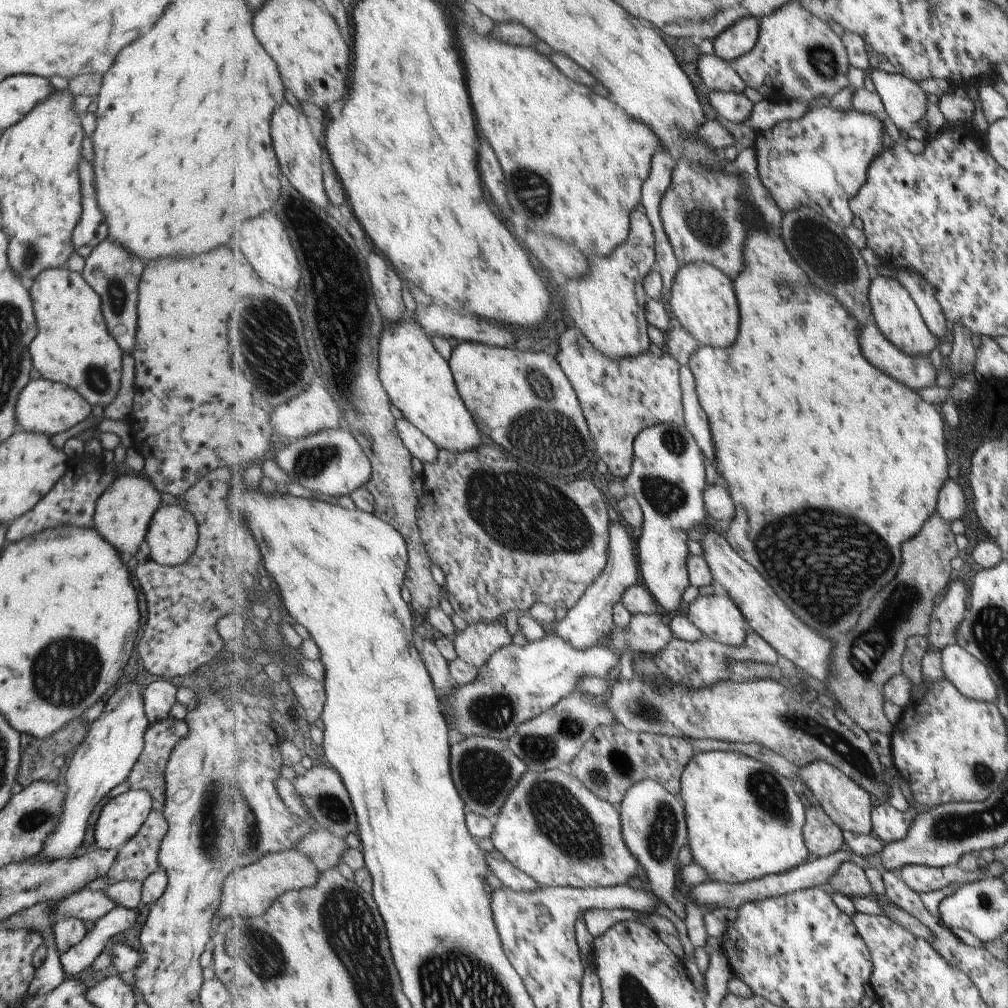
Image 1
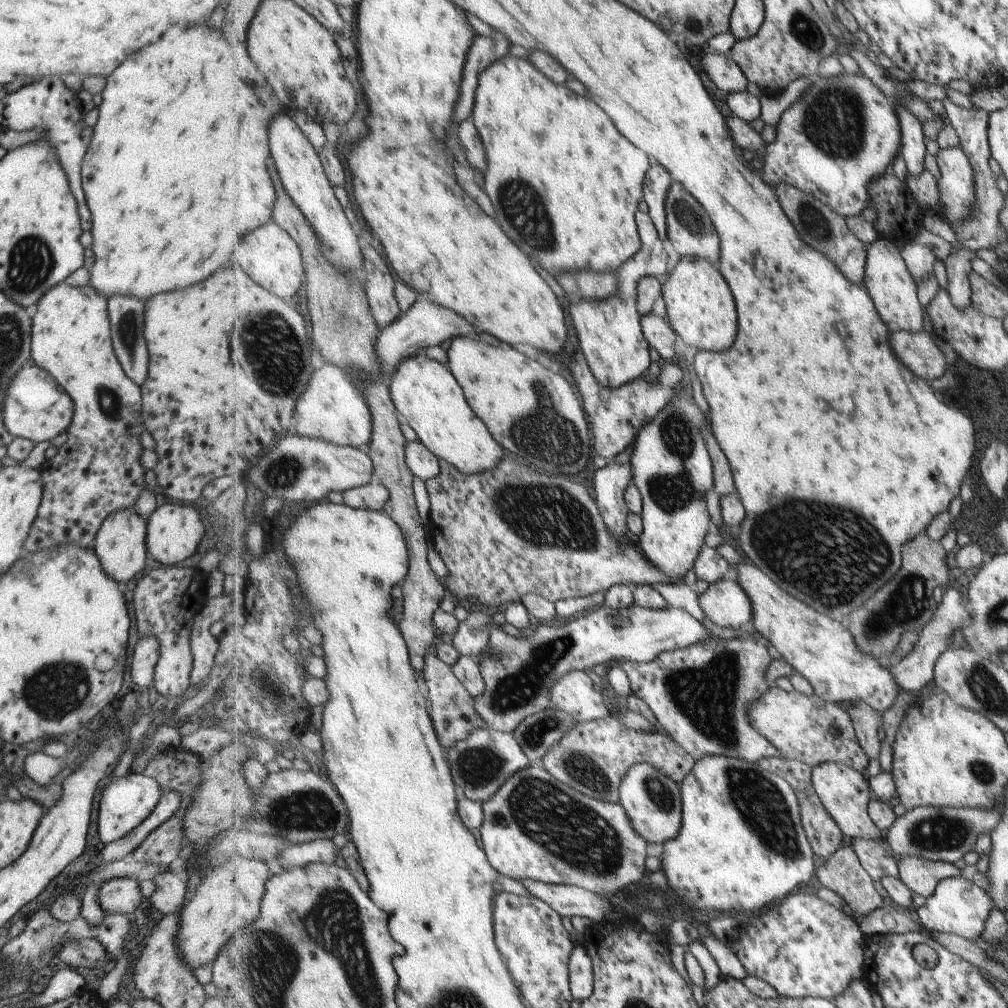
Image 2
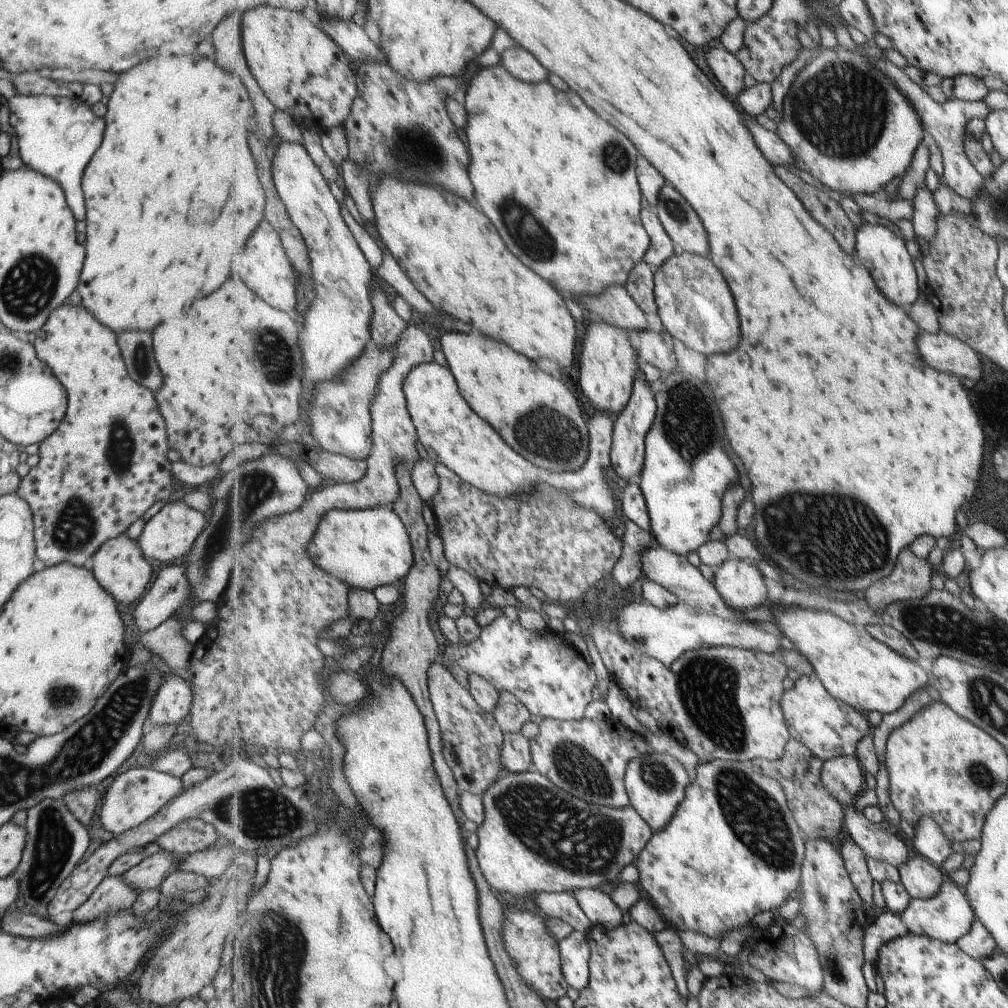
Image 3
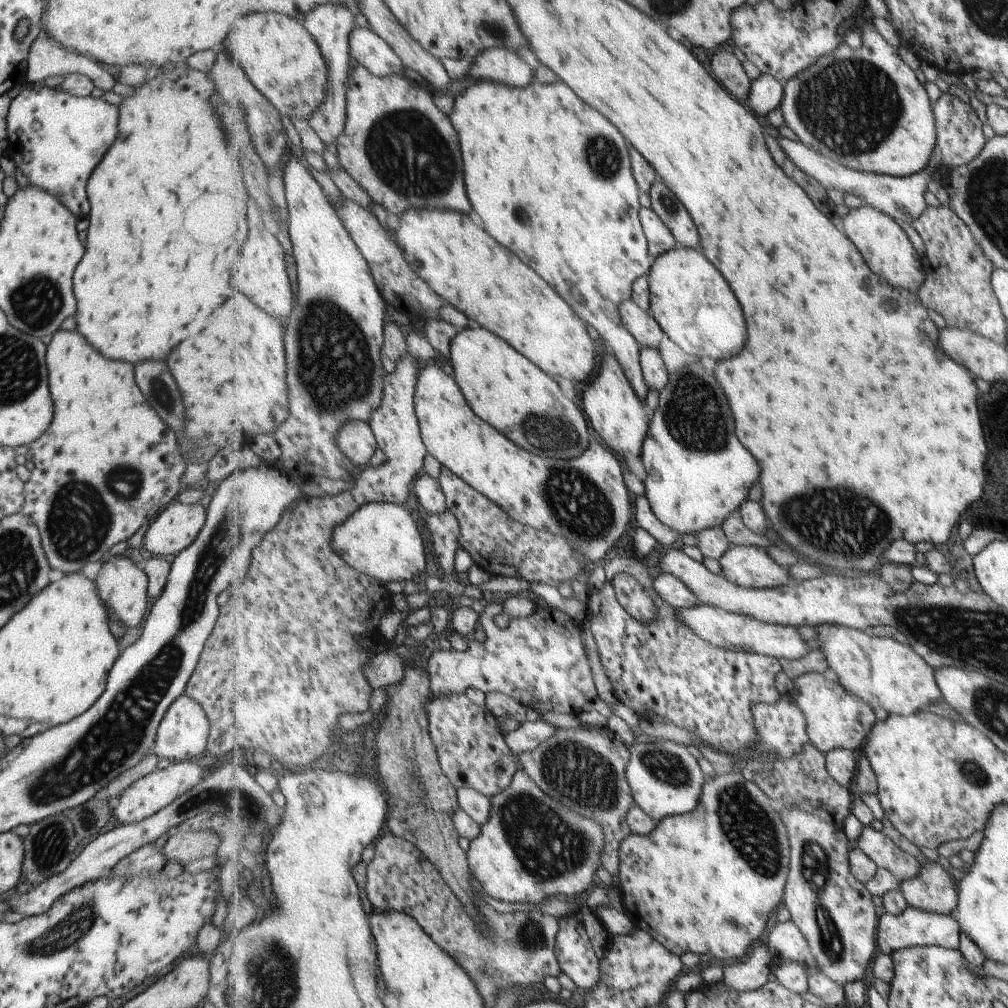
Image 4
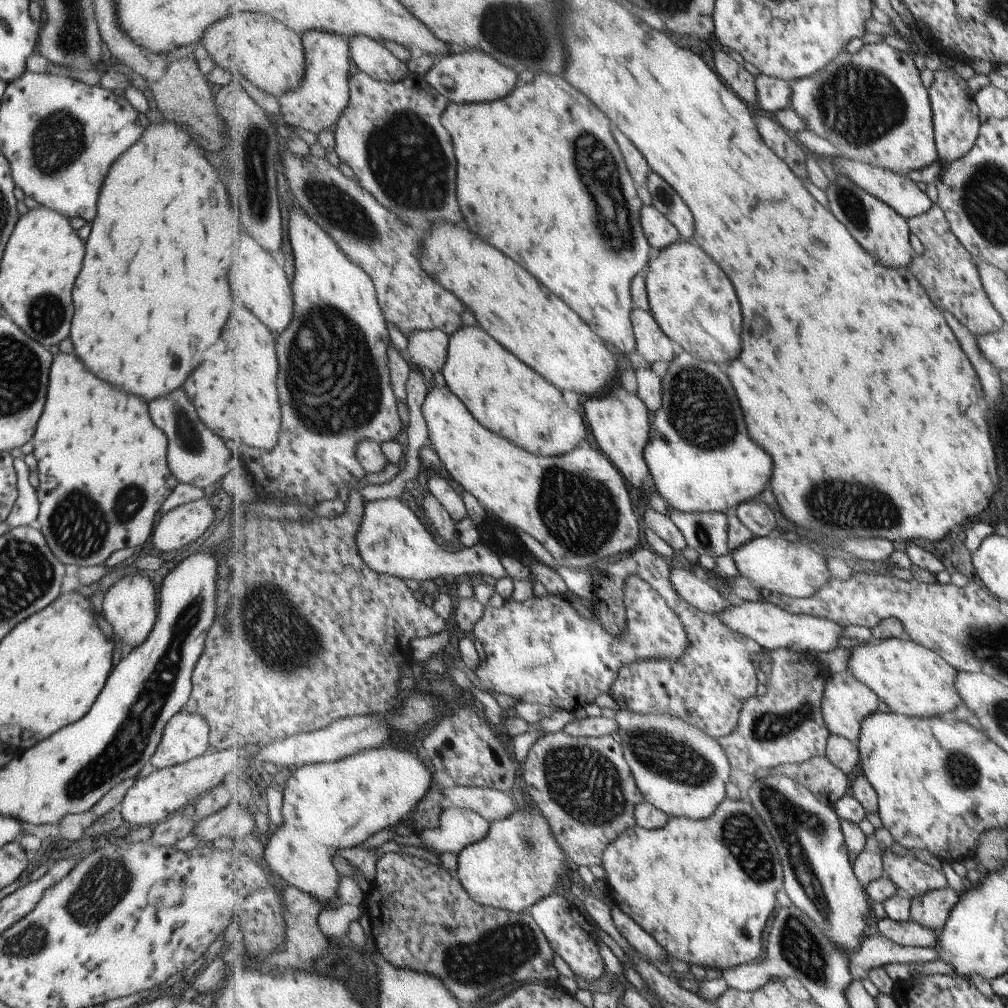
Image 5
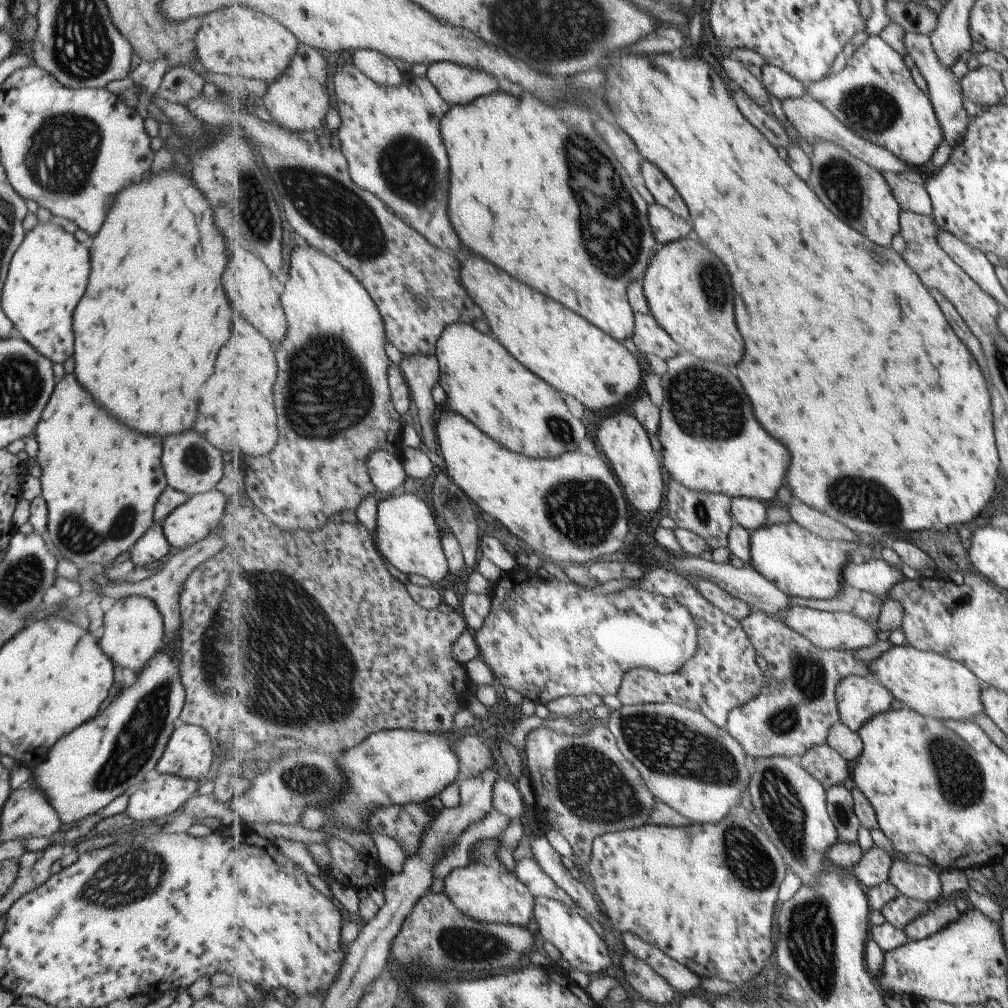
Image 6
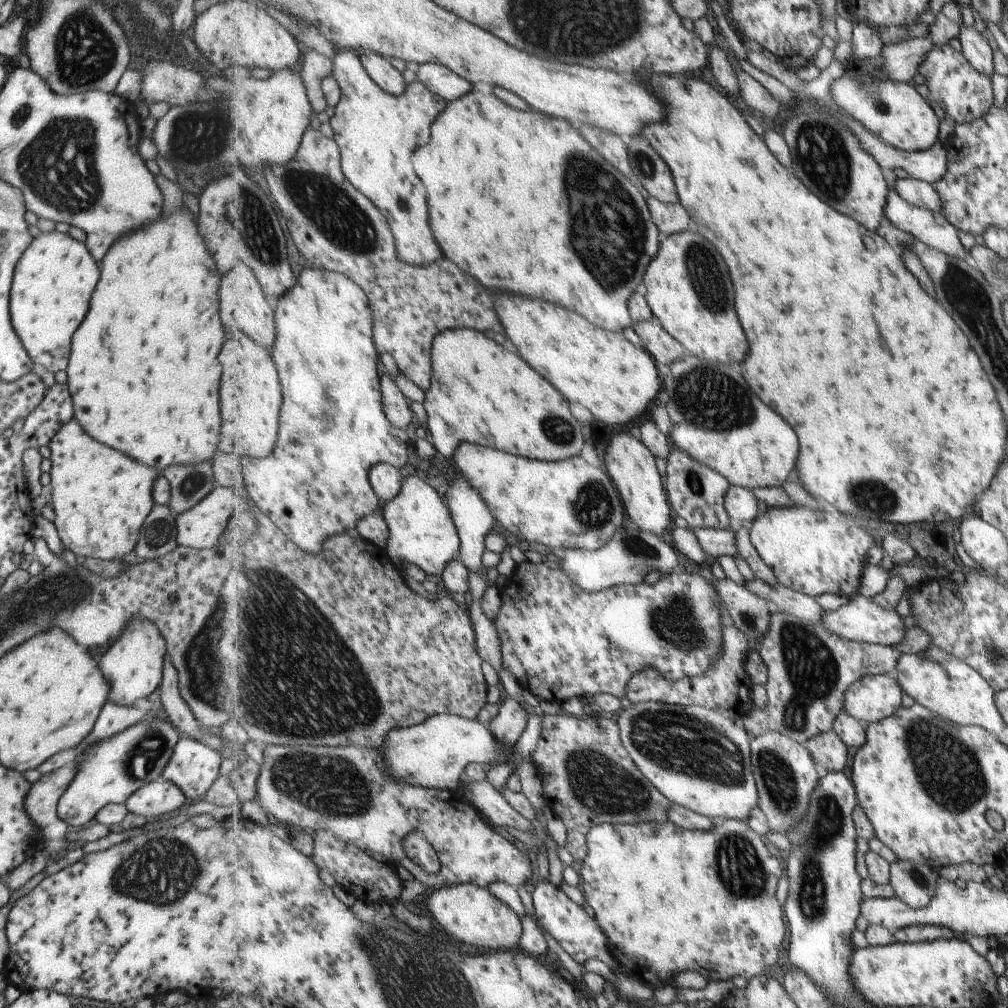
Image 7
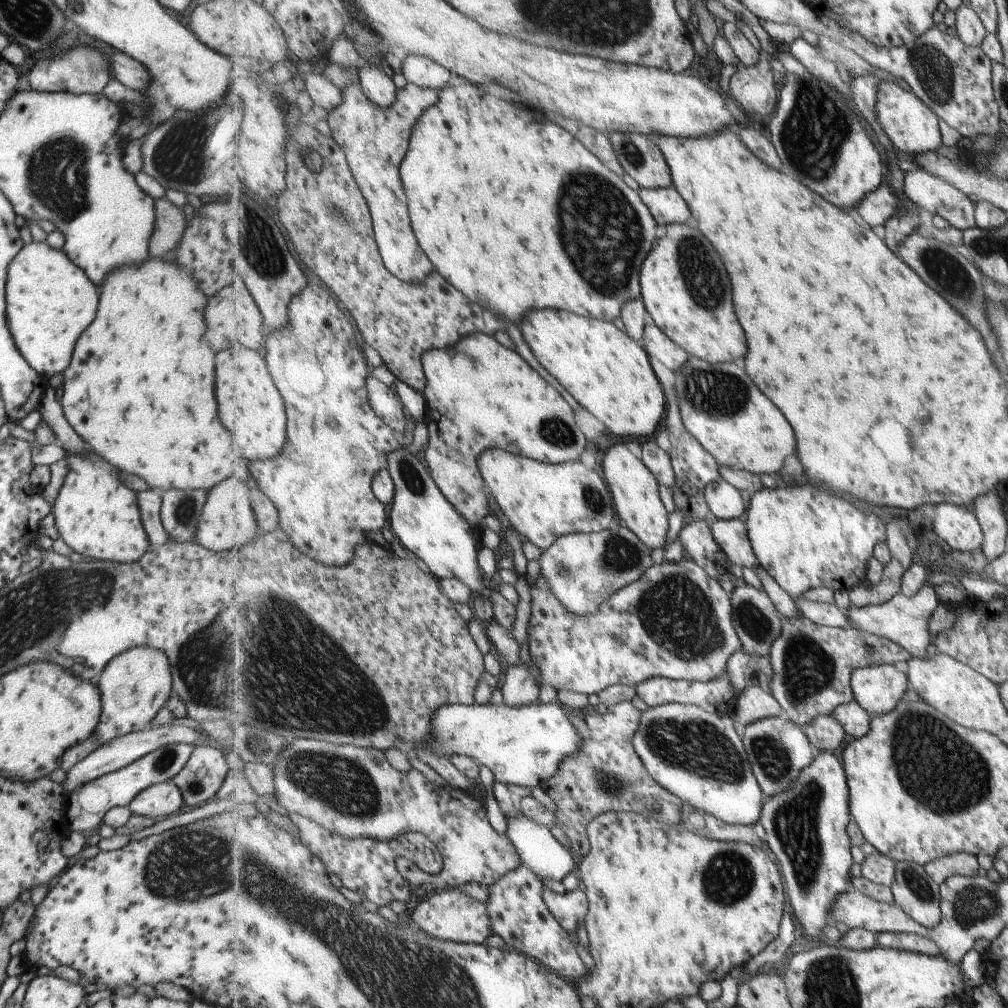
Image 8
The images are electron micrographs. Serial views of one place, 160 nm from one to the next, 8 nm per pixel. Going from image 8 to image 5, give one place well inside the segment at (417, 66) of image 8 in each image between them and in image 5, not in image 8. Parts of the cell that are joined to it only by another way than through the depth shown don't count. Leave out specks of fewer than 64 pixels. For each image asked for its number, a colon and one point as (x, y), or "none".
5: (472, 75)
6: (459, 84)
7: (440, 79)

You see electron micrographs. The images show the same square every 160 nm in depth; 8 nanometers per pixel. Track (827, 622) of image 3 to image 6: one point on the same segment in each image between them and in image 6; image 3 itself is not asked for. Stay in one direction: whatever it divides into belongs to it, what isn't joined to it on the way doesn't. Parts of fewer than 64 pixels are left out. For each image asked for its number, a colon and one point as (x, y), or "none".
4: (881, 671)
5: (911, 680)
6: (932, 685)

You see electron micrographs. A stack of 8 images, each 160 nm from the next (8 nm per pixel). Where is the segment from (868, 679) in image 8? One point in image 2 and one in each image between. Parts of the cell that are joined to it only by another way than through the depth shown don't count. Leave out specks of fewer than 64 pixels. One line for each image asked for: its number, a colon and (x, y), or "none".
2: (813, 731)
3: (831, 728)
4: (837, 719)
5: (847, 702)
6: (860, 698)
7: (872, 698)

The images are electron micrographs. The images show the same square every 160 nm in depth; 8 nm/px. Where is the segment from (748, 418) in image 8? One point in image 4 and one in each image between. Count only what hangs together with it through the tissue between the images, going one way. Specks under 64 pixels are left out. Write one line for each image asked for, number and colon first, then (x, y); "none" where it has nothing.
4: (699, 472)
5: (700, 464)
6: (711, 442)
7: (751, 445)

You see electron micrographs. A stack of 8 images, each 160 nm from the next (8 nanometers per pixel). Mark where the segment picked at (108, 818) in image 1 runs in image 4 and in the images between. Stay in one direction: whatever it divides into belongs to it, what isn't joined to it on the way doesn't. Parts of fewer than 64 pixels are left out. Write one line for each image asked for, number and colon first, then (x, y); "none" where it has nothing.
2: (125, 802)
3: (134, 796)
4: (145, 795)

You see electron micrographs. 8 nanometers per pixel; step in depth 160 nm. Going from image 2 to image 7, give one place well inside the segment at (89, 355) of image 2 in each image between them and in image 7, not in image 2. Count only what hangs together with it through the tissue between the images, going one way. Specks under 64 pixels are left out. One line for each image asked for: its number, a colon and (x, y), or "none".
3: (94, 477)
4: (106, 463)
5: (102, 475)
6: (99, 480)
7: (99, 498)

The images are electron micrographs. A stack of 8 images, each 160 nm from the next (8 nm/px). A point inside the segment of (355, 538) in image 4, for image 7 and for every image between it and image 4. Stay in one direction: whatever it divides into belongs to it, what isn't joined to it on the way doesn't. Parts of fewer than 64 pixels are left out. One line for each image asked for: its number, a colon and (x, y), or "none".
5: (392, 540)
6: (407, 536)
7: (422, 532)

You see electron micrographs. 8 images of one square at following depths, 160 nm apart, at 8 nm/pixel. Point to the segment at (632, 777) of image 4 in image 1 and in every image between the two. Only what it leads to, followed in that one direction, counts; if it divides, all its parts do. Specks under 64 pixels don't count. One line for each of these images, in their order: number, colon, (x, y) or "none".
1: (654, 822)
2: (653, 800)
3: (657, 783)

